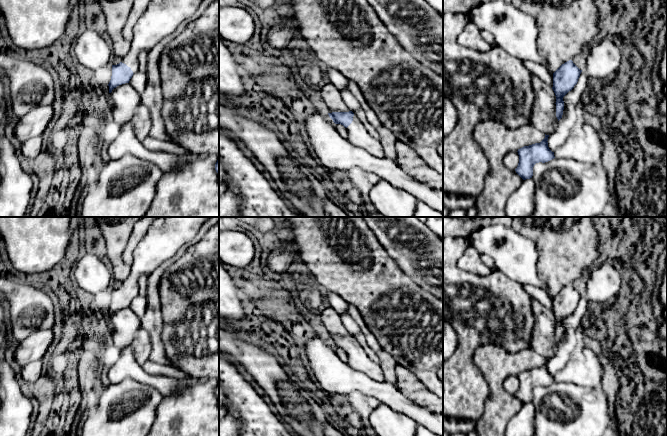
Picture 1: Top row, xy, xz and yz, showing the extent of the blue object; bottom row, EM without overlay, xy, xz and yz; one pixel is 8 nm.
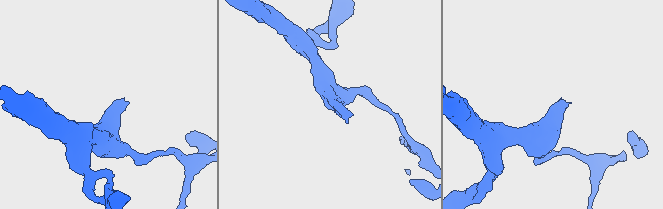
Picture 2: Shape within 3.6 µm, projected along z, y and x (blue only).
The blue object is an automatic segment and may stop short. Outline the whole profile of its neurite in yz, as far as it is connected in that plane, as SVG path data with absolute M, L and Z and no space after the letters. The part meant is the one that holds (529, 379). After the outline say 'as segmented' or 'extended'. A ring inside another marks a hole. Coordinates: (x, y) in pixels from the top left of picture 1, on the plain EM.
M545 358L545 362L540 367L518 373L519 387L515 395L523 404L532 402L536 387L545 387L555 382L554 376L548 371L548 361L549 359Z; as segmented

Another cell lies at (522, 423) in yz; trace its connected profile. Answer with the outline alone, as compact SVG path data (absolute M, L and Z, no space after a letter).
M532 402L523 404L521 409L506 425L506 436L533 436L535 408Z

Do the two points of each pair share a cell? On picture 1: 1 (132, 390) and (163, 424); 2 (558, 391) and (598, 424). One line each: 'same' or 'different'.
1: different
2: same

